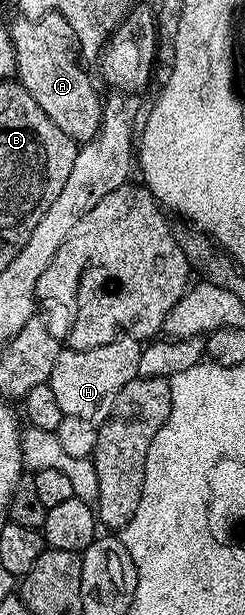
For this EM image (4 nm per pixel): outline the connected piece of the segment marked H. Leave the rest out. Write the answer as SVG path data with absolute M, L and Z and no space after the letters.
M126 335L88 349L60 348L49 384L63 416L85 419L96 427L102 425L113 411L117 395L121 395L121 387L139 376L138 364L143 348L140 338Z

